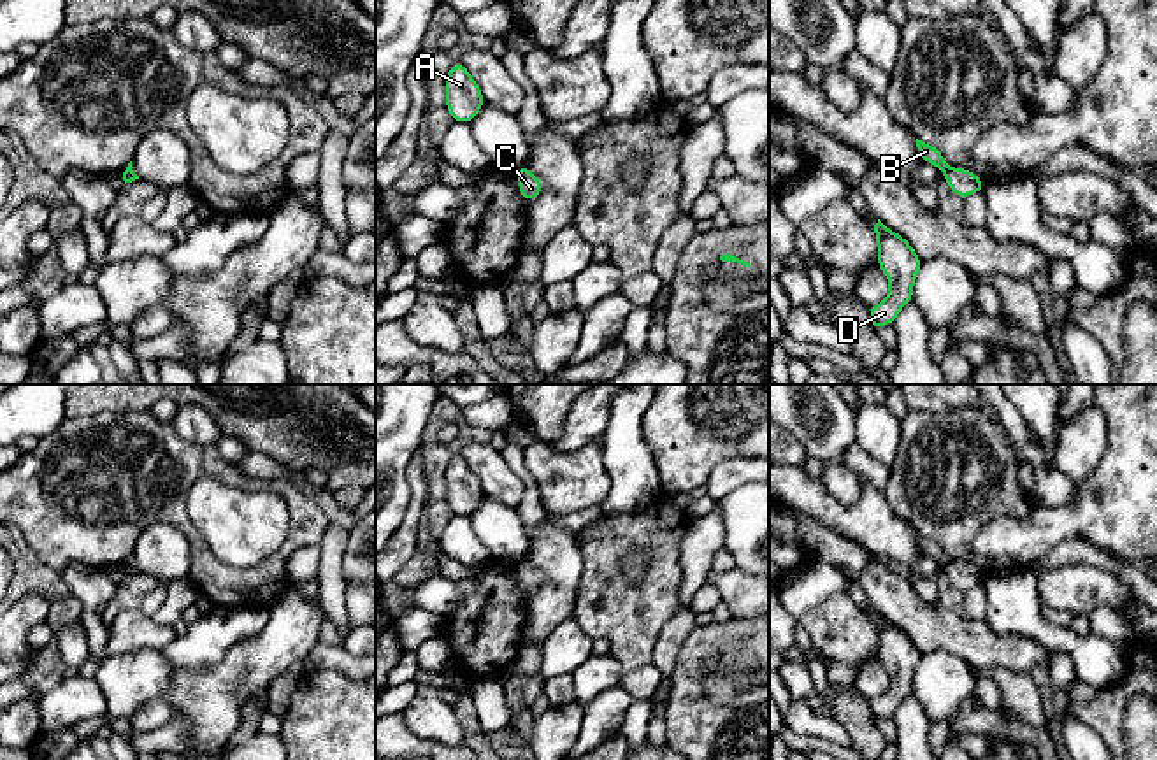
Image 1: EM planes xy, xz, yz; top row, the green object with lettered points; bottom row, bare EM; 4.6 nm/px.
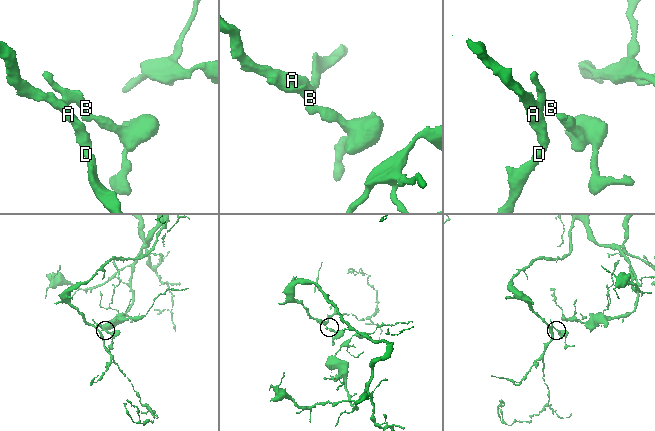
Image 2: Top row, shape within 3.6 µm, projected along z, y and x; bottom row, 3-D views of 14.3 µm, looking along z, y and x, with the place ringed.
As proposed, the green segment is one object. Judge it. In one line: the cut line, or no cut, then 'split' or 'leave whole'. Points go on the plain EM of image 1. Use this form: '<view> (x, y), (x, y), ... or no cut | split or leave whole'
yz (950, 560), (945, 566) | split

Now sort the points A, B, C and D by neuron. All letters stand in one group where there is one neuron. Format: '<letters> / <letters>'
A B D / C

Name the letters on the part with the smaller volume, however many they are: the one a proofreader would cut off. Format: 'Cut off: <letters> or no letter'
Cut off: C

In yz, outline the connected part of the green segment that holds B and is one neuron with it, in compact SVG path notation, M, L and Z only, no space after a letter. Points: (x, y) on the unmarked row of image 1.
M916 532L916 541L923 555L929 555L931 558L938 560L941 565L946 565L950 562L943 548L934 539Z

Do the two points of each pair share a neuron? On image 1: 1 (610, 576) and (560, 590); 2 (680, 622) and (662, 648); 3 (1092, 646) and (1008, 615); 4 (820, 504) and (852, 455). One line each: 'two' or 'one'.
1: two
2: one
3: one
4: two

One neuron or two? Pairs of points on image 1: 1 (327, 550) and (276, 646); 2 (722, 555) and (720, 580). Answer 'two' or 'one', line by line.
1: two
2: two

